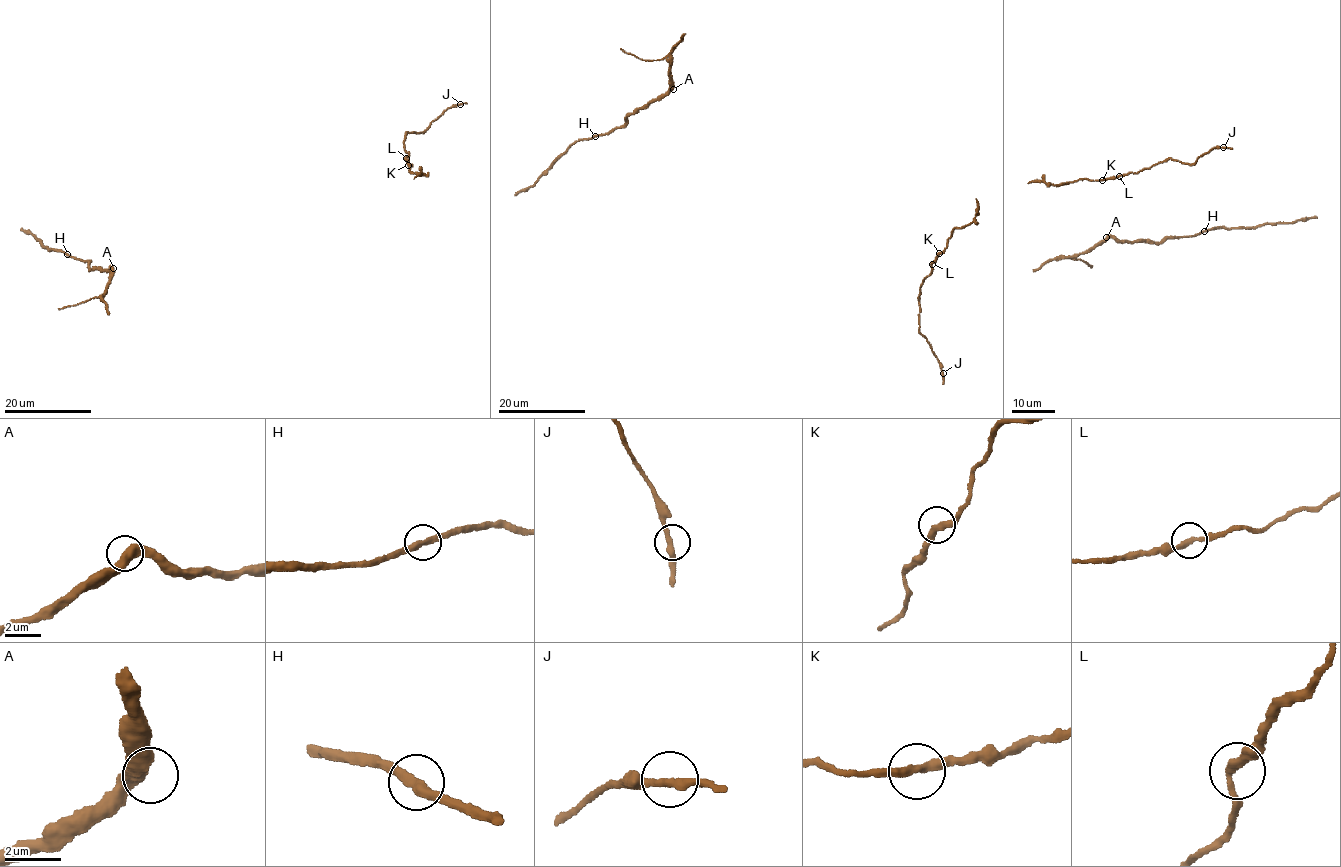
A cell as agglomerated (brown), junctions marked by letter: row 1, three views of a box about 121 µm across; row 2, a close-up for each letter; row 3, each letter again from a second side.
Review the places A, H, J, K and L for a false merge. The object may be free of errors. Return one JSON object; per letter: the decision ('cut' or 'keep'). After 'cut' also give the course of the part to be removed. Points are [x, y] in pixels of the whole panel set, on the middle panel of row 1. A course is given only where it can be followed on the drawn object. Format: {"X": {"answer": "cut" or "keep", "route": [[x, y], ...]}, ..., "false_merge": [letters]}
{"A": {"answer": "keep"}, "H": {"answer": "cut", "route": [[595, 137], [575, 141], [533, 186], [515, 195]]}, "J": {"answer": "keep"}, "K": {"answer": "keep"}, "L": {"answer": "keep"}, "false_merge": ["H"]}

